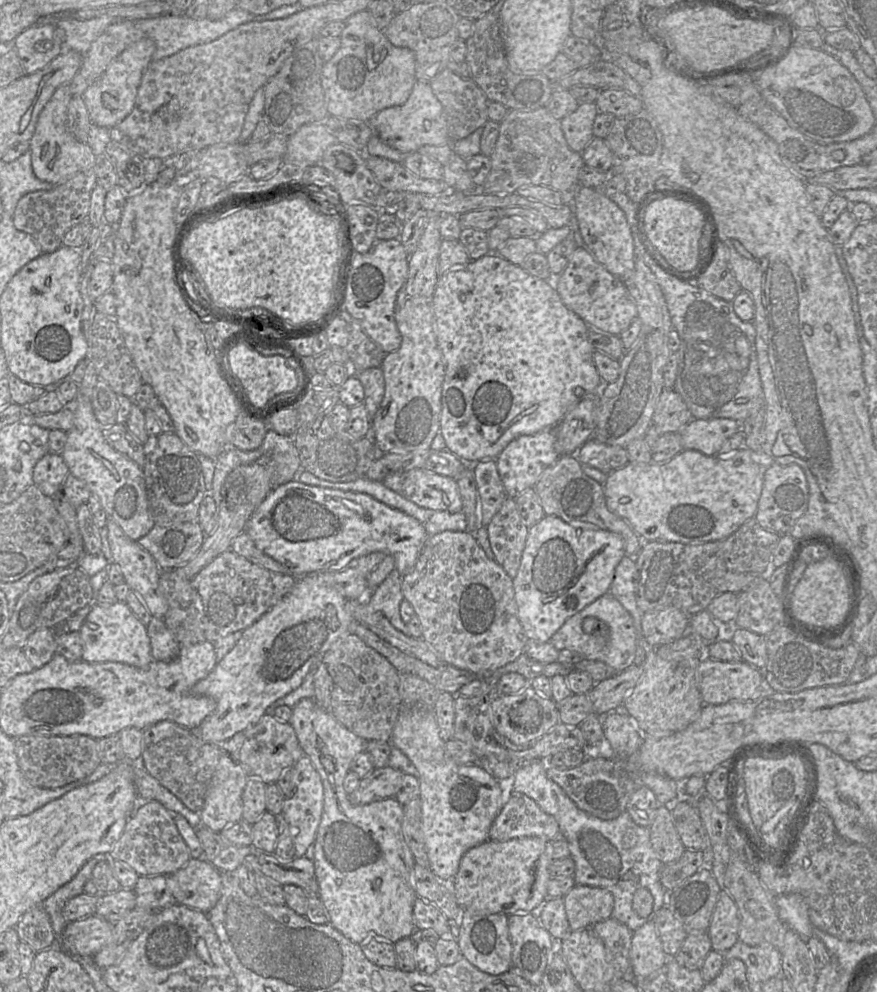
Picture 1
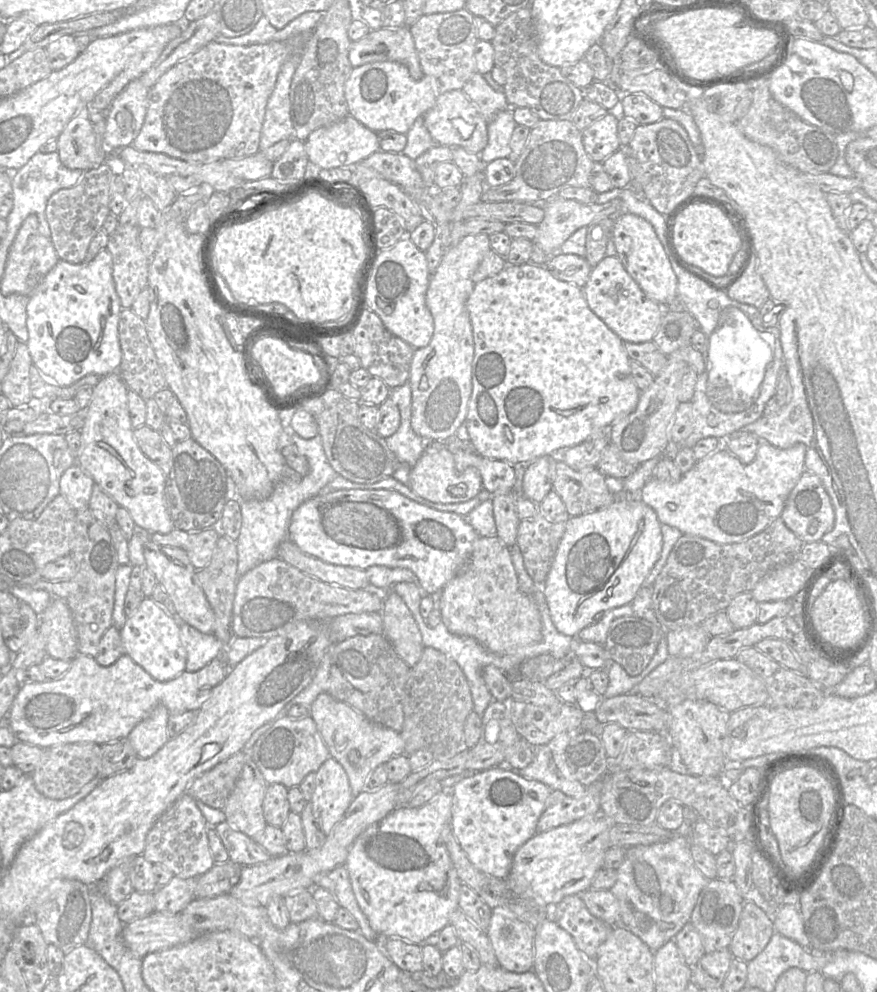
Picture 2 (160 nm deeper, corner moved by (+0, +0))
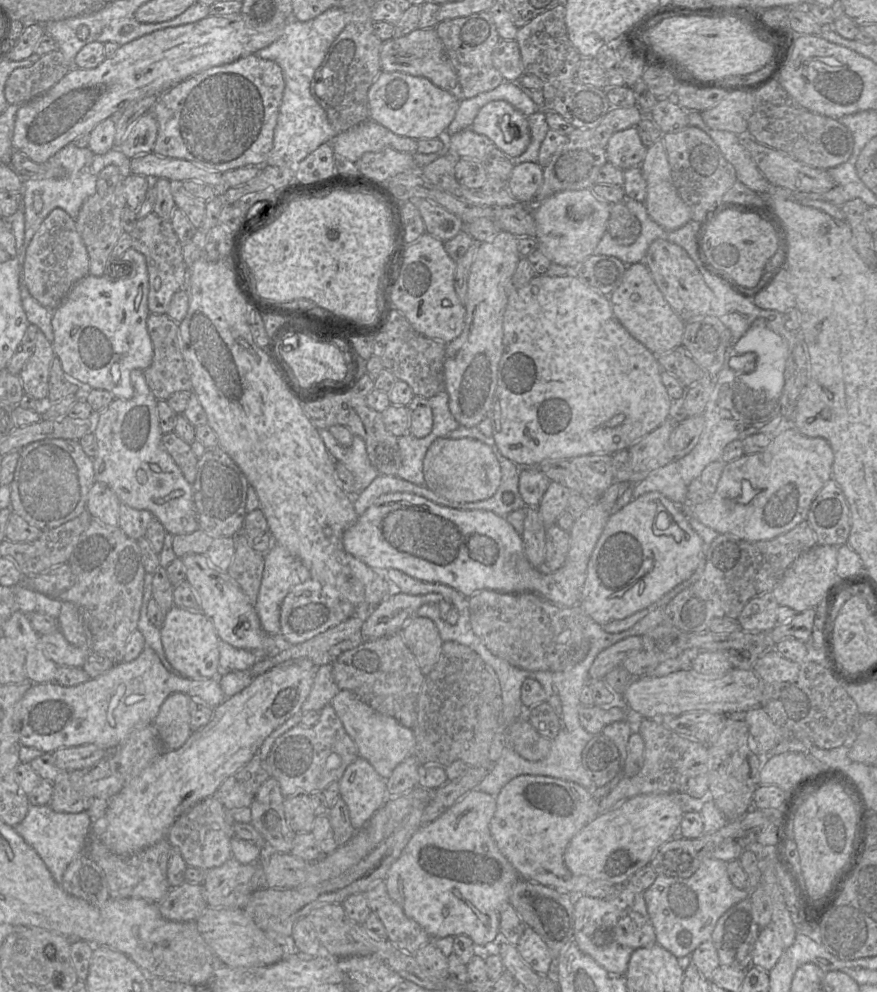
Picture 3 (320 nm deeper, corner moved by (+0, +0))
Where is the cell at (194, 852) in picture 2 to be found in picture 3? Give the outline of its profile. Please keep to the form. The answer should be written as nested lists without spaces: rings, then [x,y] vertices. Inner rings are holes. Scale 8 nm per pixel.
[[[214,797],[205,798],[180,815],[165,838],[177,850],[187,866],[204,870],[222,866],[231,856],[231,833],[227,810]]]

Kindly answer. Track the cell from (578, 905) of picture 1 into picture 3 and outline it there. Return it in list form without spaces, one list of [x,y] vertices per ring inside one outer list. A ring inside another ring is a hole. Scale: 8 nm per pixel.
[[[520,775],[509,781],[495,797],[496,810],[490,822],[491,835],[501,853],[513,865],[522,880],[555,888],[573,898],[586,895],[604,899],[614,897],[618,893],[621,886],[587,876],[574,875],[564,862],[564,853],[571,839],[601,814],[598,812],[597,799],[592,792],[571,781],[547,776]]]

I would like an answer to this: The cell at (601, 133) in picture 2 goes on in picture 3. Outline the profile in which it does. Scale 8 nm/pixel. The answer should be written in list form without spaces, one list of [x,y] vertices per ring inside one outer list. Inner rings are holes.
[[[635,127],[614,133],[605,147],[607,161],[626,170],[639,167],[643,162],[647,147],[642,143]]]

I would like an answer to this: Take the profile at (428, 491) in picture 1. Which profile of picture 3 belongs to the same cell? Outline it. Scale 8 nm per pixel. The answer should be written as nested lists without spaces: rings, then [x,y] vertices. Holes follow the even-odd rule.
[[[473,438],[436,439],[423,459],[424,485],[448,500],[467,503],[492,497],[501,481],[500,464],[493,450]]]

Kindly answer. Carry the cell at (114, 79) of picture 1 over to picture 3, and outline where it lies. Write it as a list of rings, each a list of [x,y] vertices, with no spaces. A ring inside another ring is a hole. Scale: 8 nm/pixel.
[[[151,112],[143,114],[131,127],[119,150],[129,159],[152,152],[158,123]]]

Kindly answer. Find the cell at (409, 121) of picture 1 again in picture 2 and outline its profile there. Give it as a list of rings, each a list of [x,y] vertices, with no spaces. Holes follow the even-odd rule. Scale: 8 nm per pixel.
[[[452,90],[439,94],[436,103],[423,117],[424,125],[436,145],[463,147],[469,152],[479,154],[488,143],[488,124],[478,112],[476,105],[462,90]]]

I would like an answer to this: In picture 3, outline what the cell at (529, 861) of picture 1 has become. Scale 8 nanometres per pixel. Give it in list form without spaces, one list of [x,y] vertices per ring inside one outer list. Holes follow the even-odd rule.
[[[659,793],[659,794],[652,794],[652,795],[641,795],[641,796],[630,798],[622,802],[618,806],[613,807],[607,810],[606,812],[602,812],[601,814],[596,816],[592,821],[590,821],[583,829],[581,829],[569,842],[564,853],[564,862],[567,868],[574,875],[587,876],[594,880],[601,880],[617,886],[623,886],[637,871],[648,866],[653,855],[663,844],[667,843],[668,841],[674,838],[683,838],[682,836],[679,835],[679,827],[684,814],[690,811],[699,812],[704,801],[707,800],[698,800],[697,798],[694,798],[688,794],[683,794],[683,793]]]

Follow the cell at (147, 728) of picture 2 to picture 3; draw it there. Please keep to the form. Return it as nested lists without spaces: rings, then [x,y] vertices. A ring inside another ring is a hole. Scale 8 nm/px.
[[[183,693],[169,695],[152,724],[165,751],[180,748],[193,732],[190,727],[190,697]]]

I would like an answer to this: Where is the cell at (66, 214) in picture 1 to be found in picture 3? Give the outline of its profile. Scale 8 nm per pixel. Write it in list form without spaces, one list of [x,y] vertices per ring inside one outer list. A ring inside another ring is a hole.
[[[121,183],[112,193],[96,192],[87,198],[75,218],[77,231],[88,252],[89,274],[92,276],[101,277],[105,275],[108,262],[111,259],[111,253],[124,233],[121,223],[124,208],[126,208],[126,200]]]

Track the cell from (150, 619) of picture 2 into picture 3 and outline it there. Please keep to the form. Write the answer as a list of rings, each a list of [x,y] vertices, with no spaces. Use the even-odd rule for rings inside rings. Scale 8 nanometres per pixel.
[[[173,606],[166,612],[159,628],[163,652],[176,675],[190,679],[217,678],[219,665],[219,643],[212,621],[202,612],[189,612]]]

